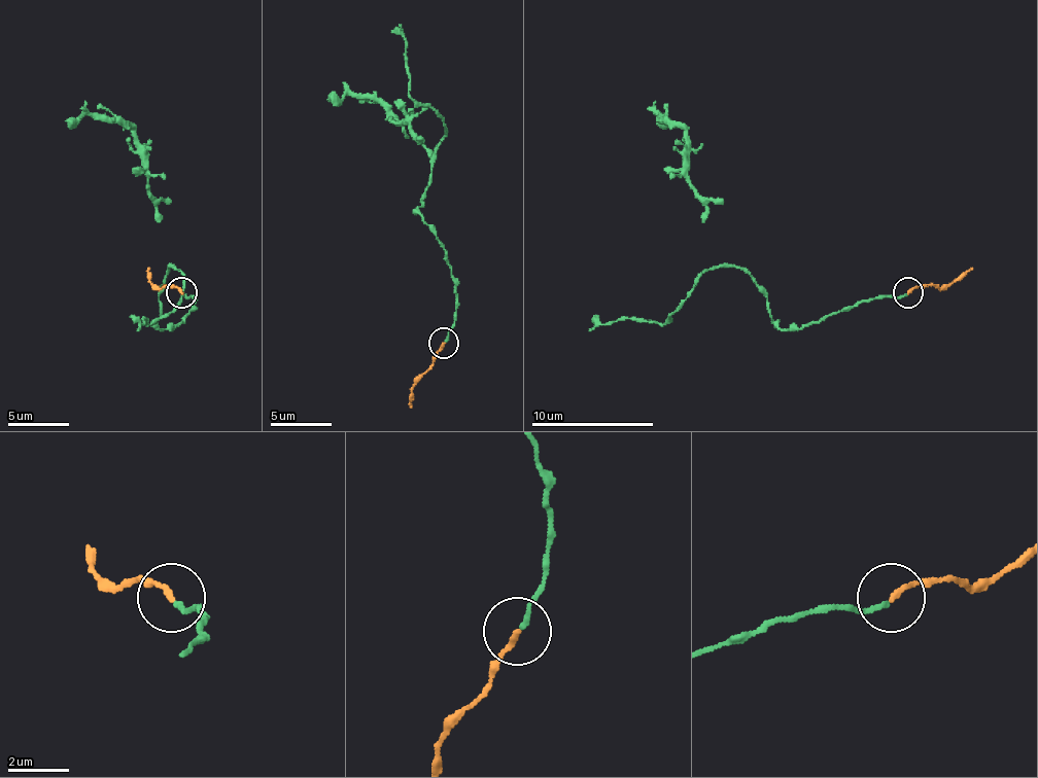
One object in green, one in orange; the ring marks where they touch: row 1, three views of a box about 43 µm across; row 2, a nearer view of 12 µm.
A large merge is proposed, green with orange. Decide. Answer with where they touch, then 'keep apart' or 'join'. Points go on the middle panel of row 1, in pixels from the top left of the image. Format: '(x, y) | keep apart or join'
(444, 343) | join

